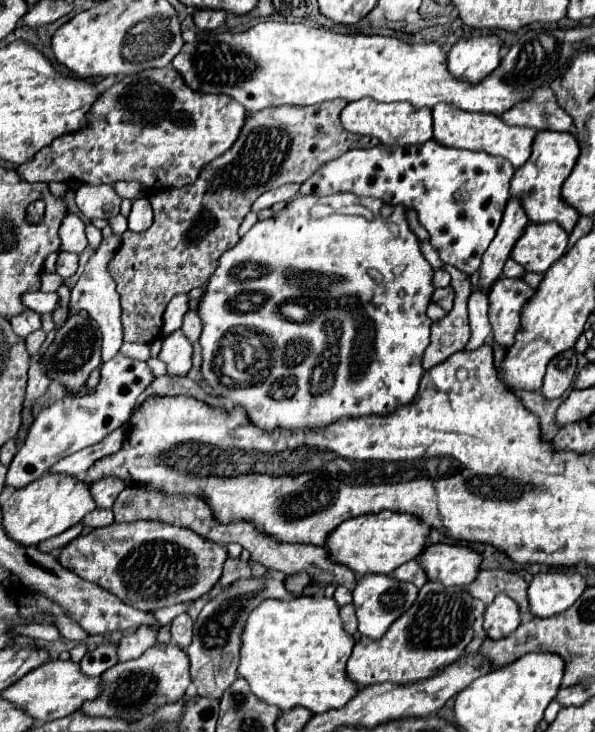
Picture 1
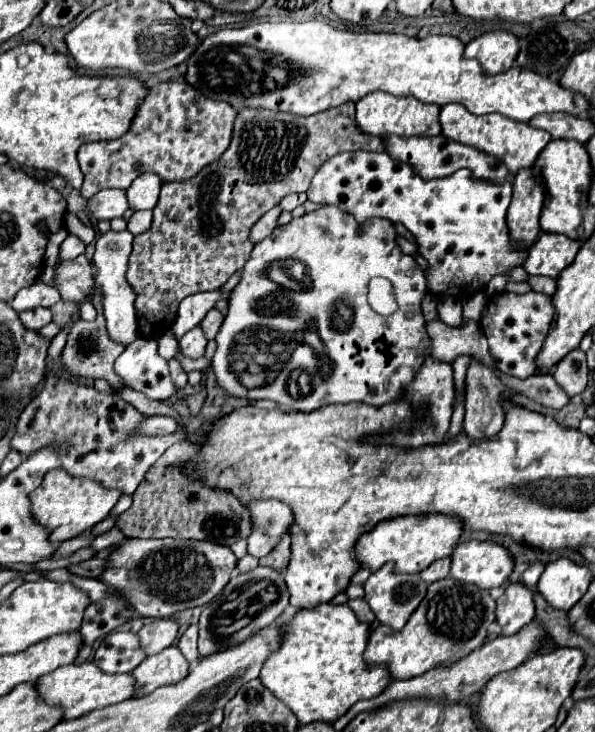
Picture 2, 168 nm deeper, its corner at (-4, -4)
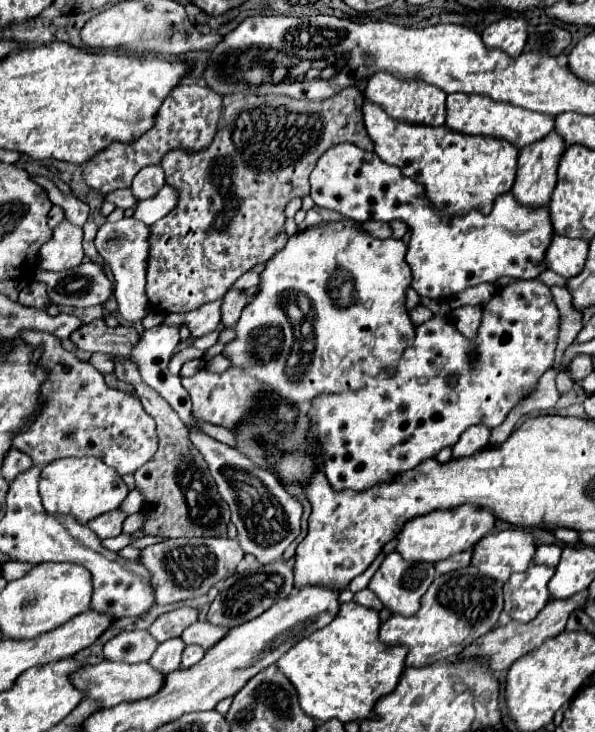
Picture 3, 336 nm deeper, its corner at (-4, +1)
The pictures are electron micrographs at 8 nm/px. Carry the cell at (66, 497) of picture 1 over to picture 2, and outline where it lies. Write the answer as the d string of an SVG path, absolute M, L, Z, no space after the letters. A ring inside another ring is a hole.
M52 469L44 475L38 489L30 493L32 515L34 519L50 529L50 543L62 543L66 539L78 537L80 533L92 529L96 523L110 515L110 509L116 505L120 491L104 489L100 483L84 477L74 477L66 469Z

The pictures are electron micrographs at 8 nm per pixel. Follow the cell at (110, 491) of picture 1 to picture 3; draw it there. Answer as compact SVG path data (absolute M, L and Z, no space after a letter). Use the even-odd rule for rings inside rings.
M24 330L20 338L26 344L44 350L42 366L48 368L48 382L42 386L40 412L32 426L14 438L14 448L28 454L34 460L34 466L42 468L44 464L66 456L96 456L124 476L134 474L154 456L158 448L156 424L144 414L136 394L106 386L104 376L90 362L78 360L76 354L64 350L60 340L48 332Z

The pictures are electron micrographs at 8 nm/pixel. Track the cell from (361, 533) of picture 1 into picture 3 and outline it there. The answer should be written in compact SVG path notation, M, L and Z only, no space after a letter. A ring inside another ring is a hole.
M462 504L452 510L436 510L404 524L396 536L398 552L410 562L440 562L456 552L470 550L476 542L480 542L480 538L494 530L494 524L496 516L490 510L472 504Z

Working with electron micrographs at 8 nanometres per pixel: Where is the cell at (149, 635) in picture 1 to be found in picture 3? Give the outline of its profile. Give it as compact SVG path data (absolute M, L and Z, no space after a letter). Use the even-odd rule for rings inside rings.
M178 608L168 614L162 614L152 626L150 634L156 638L156 642L164 642L166 638L180 636L186 626L198 622L198 610L196 608Z

